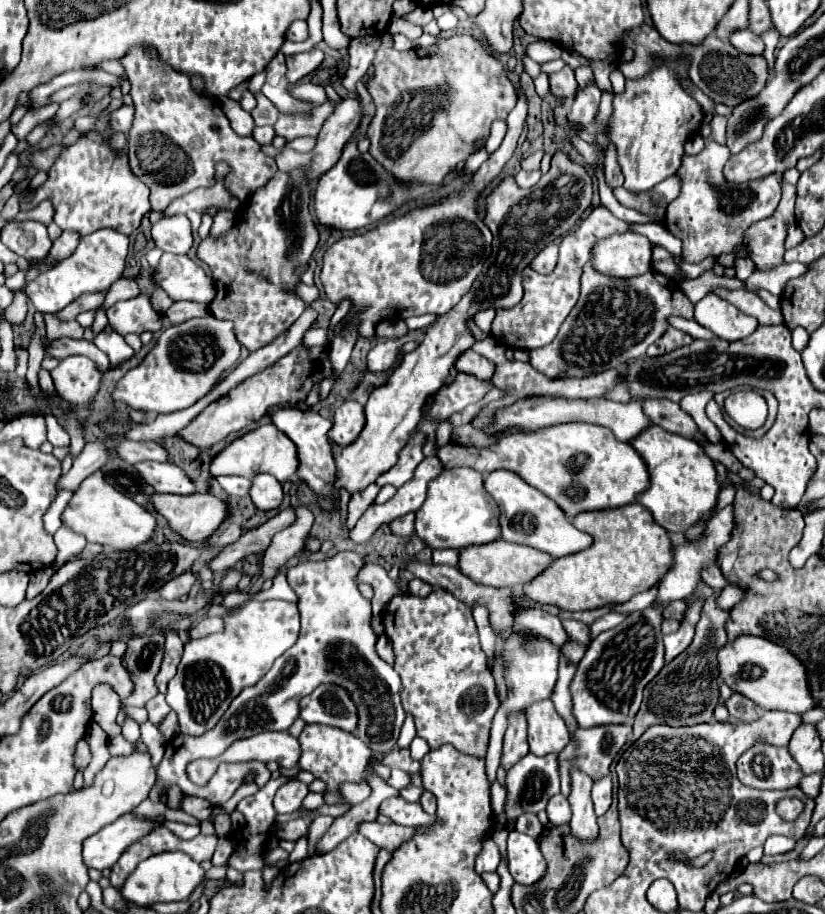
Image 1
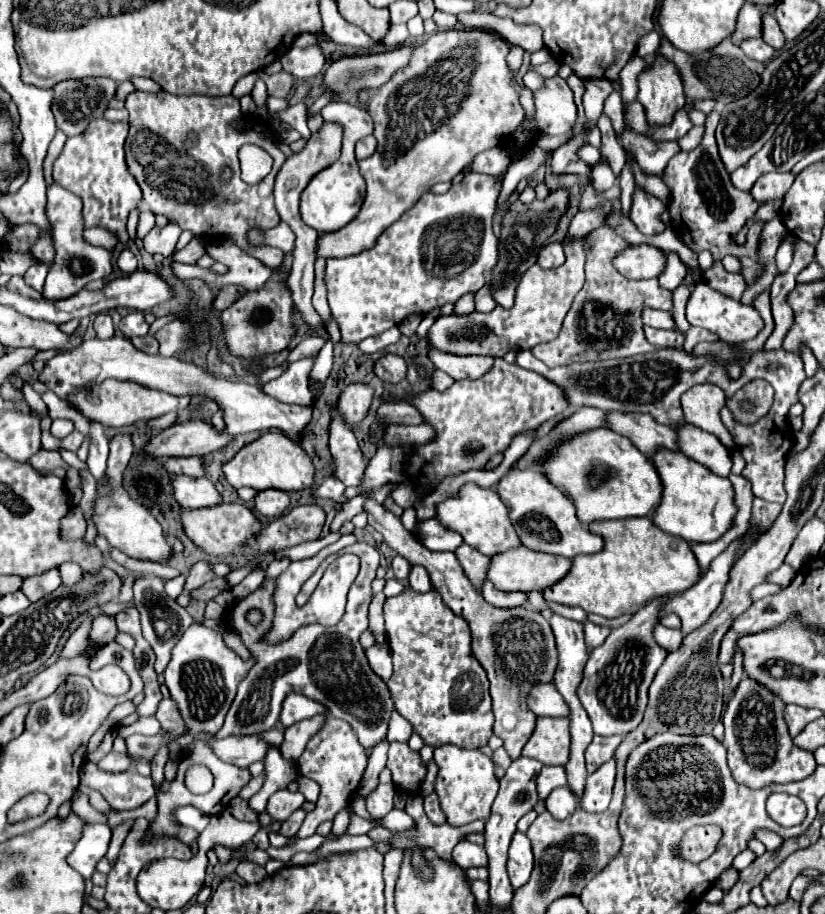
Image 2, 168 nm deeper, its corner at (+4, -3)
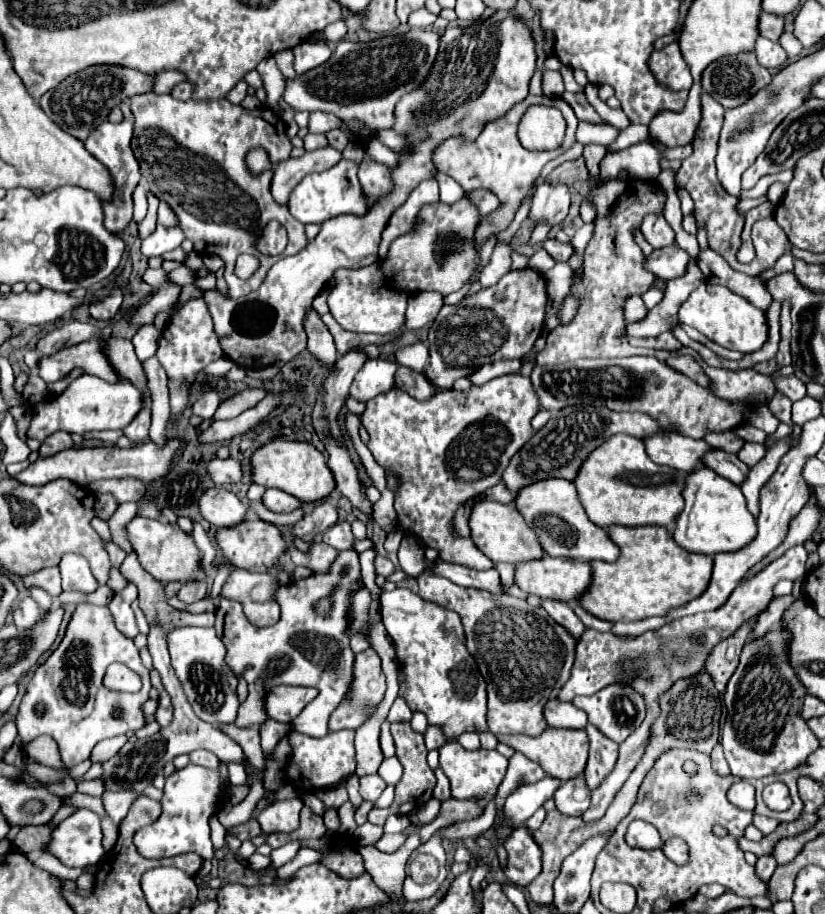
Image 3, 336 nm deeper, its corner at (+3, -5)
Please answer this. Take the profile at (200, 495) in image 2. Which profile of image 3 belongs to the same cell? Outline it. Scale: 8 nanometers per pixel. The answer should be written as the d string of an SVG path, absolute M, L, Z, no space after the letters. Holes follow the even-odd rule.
M207 489L199 501L201 515L217 529L235 527L247 519L249 507L241 503L237 495L227 489Z

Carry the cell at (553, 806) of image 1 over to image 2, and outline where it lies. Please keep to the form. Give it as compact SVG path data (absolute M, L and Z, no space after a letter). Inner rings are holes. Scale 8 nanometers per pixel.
M568 787L554 789L544 803L546 803L546 809L552 813L552 817L556 819L566 819L576 809L576 799Z

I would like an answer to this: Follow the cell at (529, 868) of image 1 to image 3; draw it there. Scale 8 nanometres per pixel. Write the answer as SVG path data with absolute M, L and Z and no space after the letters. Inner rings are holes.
M515 827L503 847L507 849L507 865L501 871L513 885L527 887L541 873L541 849L531 831Z

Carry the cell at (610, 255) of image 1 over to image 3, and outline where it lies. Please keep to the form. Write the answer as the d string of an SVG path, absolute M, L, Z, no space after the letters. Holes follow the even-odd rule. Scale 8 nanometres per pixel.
M669 245L669 247L663 247L663 249L653 251L647 257L645 267L655 277L661 277L661 279L669 281L669 279L675 279L675 277L685 275L689 263L691 263L691 255L685 249L681 249L679 245Z

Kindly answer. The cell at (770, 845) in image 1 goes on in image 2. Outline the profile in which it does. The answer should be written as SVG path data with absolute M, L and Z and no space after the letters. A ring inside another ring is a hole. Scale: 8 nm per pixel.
M758 831L756 839L758 839L758 841L762 841L762 843L764 843L764 847L766 847L768 851L774 851L776 847L780 847L780 845L782 845L782 837L778 837L778 835L776 835L776 833L772 833L772 831Z

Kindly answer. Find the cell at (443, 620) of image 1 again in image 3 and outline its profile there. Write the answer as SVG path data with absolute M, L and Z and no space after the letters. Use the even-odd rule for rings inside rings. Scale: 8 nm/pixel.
M397 587L381 597L383 625L393 639L405 683L399 693L411 711L423 711L431 725L441 725L449 739L461 733L487 731L487 691L475 659L465 647L465 635L457 613L421 599L417 593Z

